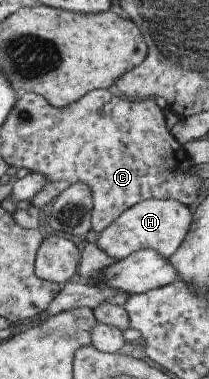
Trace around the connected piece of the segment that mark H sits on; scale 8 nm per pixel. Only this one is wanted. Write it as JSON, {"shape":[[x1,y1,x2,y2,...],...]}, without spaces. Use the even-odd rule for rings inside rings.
{"shape":[[149,199,141,201,119,215,107,225,95,239,97,249,101,249,111,259,121,260,141,249,153,249,157,255,168,259,177,251,181,241,189,231,192,214,183,203,171,199]]}

